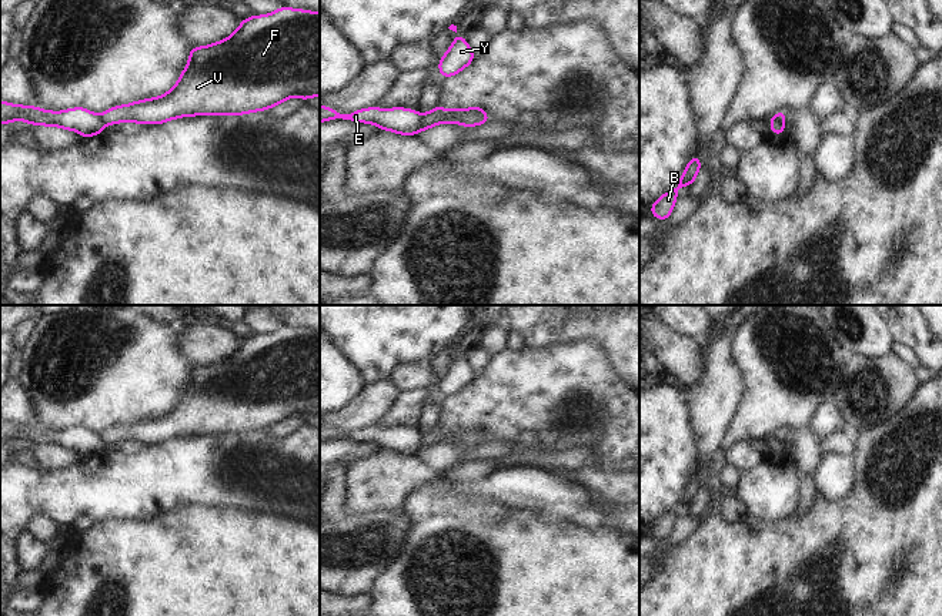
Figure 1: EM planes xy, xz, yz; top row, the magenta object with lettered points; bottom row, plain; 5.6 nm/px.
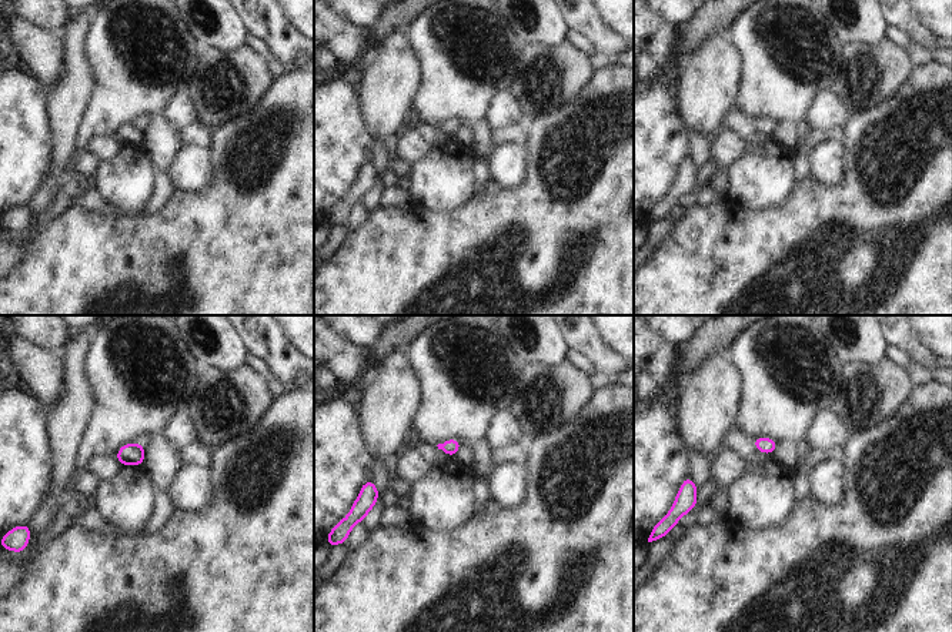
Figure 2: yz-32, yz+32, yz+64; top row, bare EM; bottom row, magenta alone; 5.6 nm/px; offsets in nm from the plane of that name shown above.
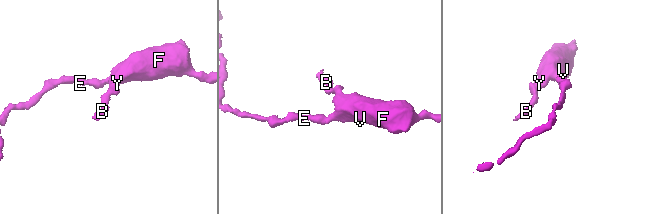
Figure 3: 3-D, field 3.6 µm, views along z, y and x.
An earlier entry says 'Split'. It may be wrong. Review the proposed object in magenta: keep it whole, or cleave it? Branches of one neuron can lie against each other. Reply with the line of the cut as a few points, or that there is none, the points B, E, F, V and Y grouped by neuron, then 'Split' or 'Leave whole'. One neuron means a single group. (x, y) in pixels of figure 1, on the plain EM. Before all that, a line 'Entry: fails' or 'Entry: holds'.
Entry: holds
Split along xz (421, 437), (418, 449). Groups: B F V Y / E. Split

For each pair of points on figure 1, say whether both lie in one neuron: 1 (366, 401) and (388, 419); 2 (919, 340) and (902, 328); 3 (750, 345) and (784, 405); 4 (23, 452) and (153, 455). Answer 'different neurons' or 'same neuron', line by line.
1: different neurons
2: same neuron
3: same neuron
4: different neurons

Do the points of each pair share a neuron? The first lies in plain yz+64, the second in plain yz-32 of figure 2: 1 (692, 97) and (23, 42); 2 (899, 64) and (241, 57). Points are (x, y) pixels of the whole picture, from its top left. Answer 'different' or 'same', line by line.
1: different
2: same

